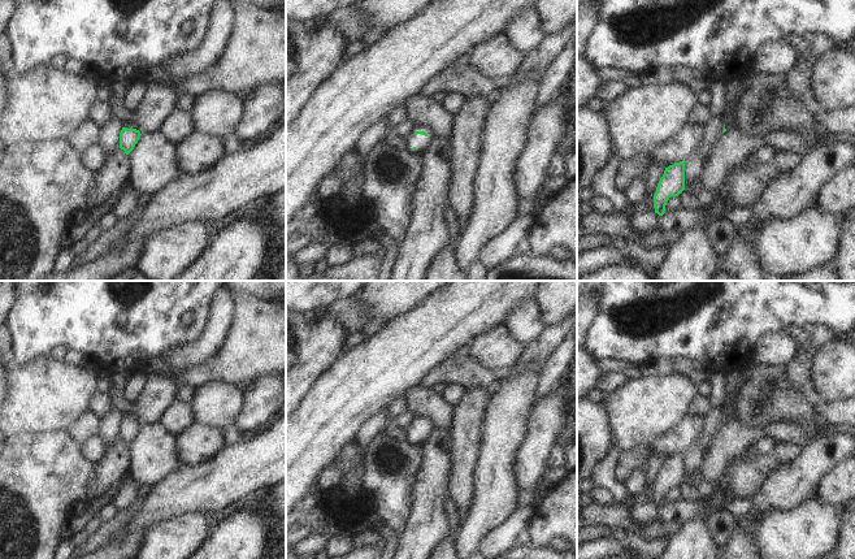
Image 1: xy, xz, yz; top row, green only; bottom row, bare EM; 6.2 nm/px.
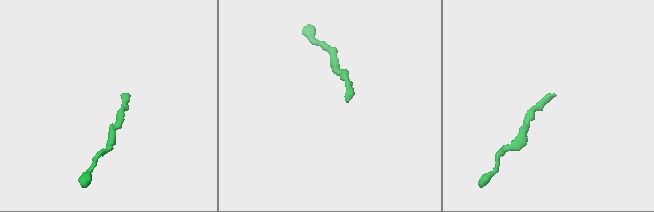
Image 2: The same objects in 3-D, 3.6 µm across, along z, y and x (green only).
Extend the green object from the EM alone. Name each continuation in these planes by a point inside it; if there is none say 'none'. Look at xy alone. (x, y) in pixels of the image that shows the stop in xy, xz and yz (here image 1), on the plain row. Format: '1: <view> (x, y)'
none

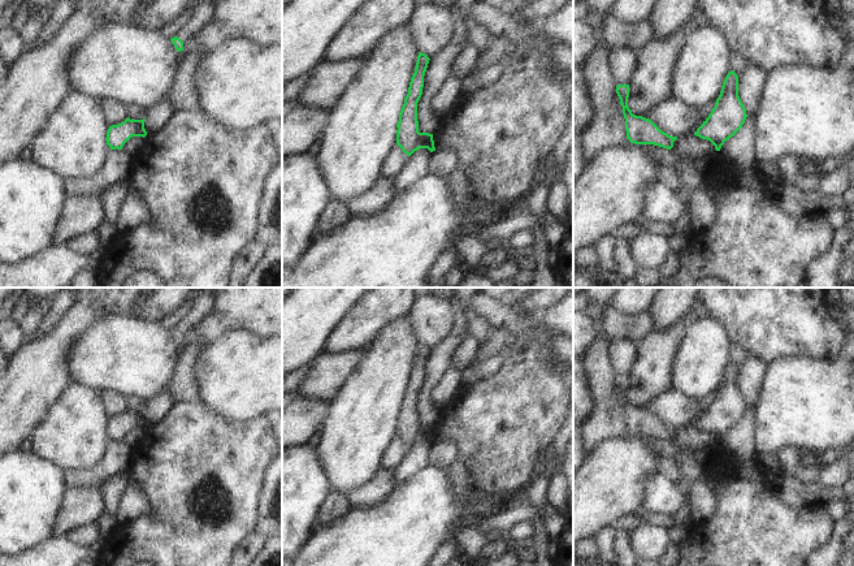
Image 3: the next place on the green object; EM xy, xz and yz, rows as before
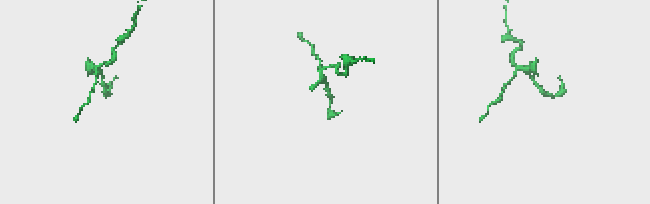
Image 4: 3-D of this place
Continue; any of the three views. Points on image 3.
1: xy (203, 302)

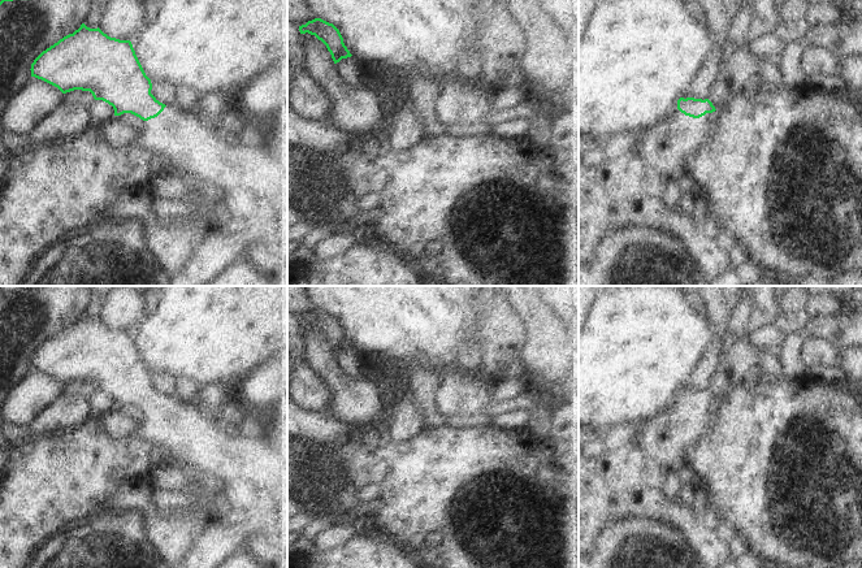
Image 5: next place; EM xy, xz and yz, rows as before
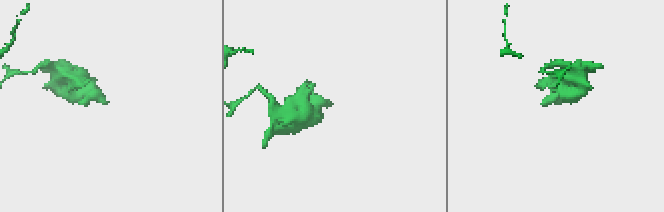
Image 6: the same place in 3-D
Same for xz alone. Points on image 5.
none

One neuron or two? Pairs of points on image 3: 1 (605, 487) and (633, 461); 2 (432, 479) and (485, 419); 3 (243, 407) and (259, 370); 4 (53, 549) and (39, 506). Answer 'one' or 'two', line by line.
1: one
2: two
3: one
4: two

